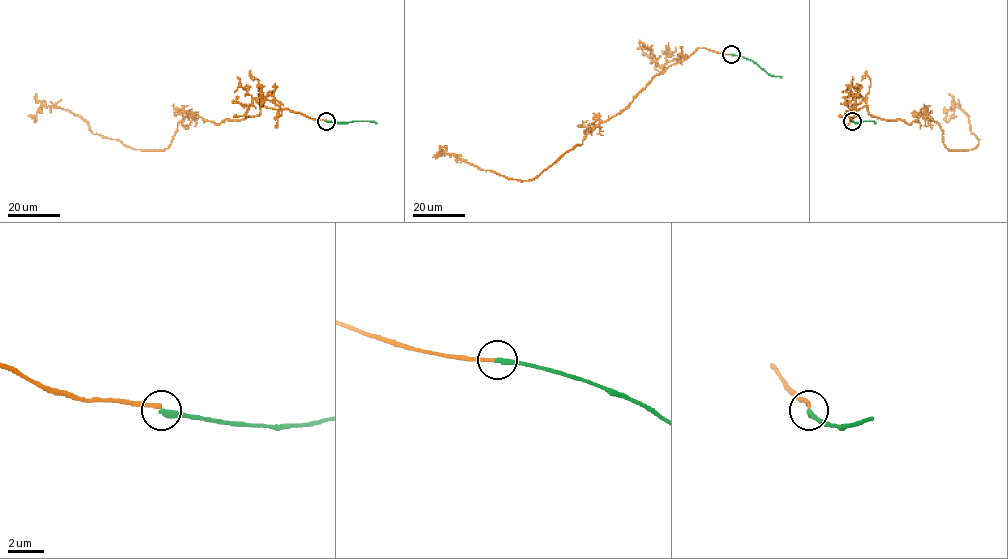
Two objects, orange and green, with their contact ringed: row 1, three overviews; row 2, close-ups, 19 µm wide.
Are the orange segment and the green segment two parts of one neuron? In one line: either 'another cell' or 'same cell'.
another cell

